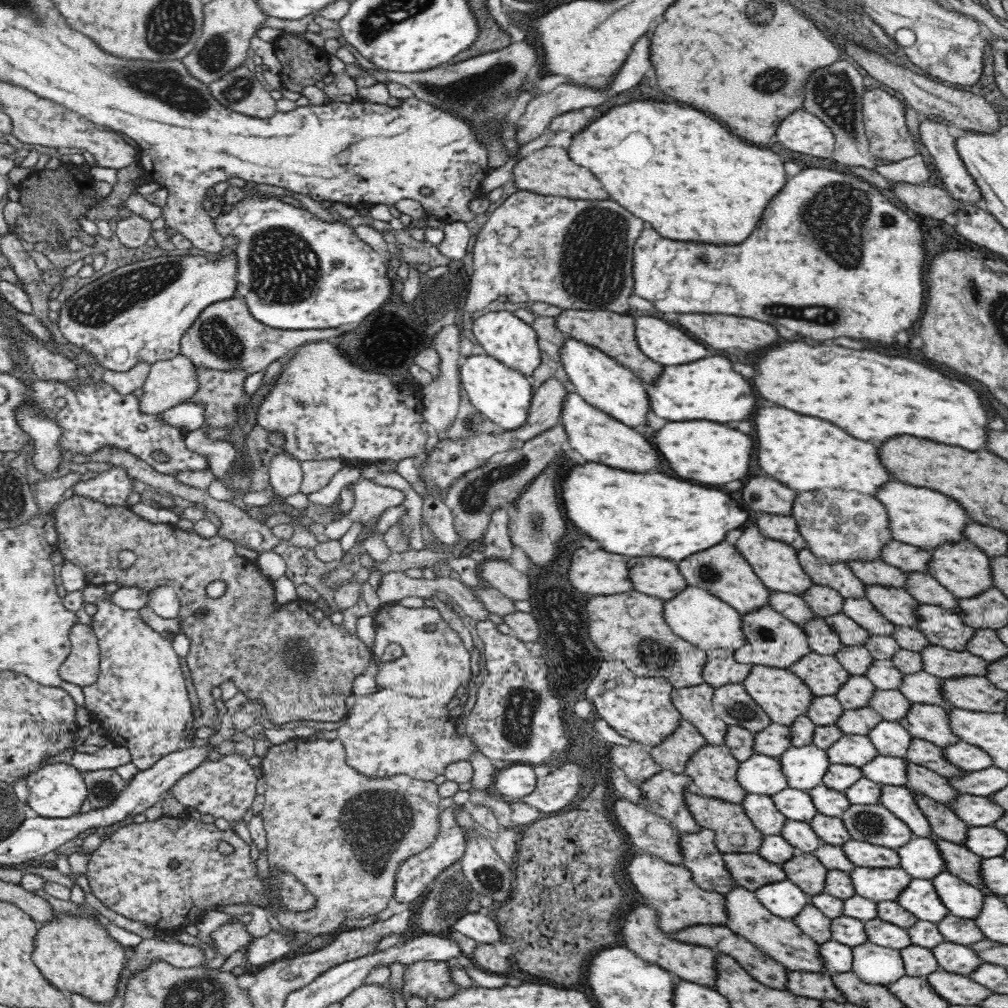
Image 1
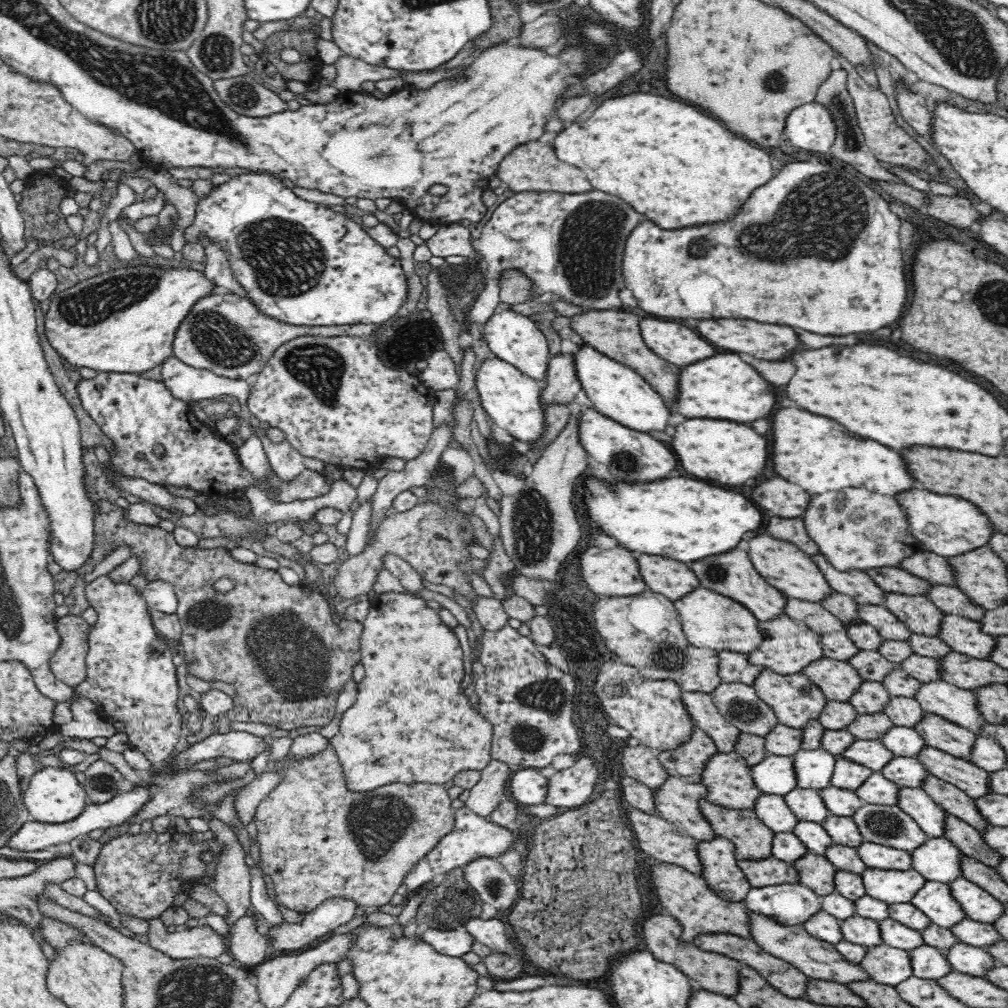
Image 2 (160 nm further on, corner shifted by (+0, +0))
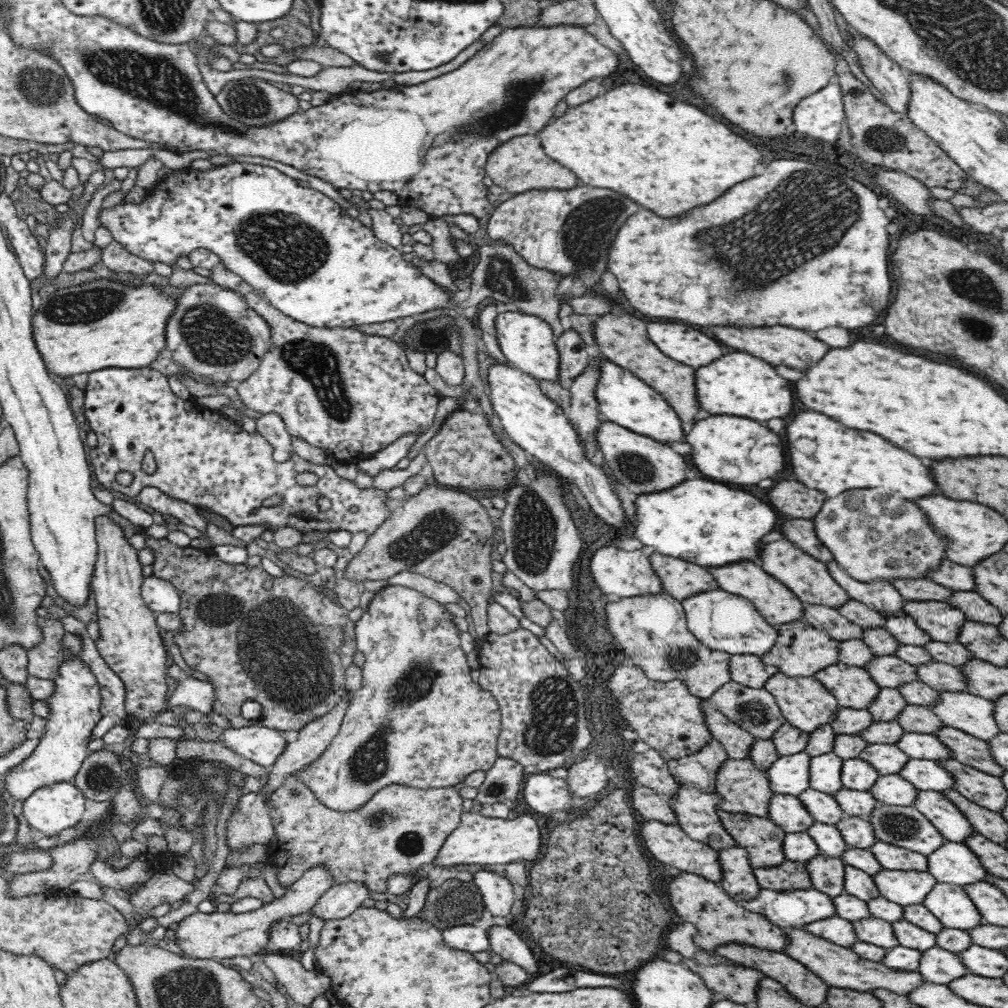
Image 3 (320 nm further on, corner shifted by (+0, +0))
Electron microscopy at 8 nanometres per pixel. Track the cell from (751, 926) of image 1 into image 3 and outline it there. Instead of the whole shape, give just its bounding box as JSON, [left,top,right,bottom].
[785,928,927,996]

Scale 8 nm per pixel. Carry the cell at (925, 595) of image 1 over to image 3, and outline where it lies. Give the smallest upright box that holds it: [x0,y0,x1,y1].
[949,591,1003,626]

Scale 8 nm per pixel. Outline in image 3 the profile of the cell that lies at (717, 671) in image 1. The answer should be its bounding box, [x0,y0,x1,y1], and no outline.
[730,654,779,688]

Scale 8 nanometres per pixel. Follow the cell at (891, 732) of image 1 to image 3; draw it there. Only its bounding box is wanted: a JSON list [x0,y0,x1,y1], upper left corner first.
[897,733,952,762]

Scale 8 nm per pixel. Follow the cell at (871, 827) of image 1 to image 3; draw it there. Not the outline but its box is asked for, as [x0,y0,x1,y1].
[868,804,944,856]

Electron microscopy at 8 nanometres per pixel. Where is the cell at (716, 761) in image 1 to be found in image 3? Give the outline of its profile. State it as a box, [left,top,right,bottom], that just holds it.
[715,758,775,818]

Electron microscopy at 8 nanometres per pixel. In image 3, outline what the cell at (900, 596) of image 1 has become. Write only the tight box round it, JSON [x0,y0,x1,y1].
[904,602,967,642]

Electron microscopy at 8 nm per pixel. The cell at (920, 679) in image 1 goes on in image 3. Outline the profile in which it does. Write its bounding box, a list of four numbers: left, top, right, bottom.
[933,692,1002,742]

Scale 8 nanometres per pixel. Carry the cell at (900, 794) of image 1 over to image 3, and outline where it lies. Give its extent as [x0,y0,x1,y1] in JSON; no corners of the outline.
[913,791,975,843]

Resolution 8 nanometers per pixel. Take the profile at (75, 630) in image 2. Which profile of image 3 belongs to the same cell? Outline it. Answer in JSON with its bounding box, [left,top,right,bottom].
[28,619,65,680]

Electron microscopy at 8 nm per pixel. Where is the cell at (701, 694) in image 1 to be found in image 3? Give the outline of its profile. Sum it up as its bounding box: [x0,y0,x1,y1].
[701,700,756,760]

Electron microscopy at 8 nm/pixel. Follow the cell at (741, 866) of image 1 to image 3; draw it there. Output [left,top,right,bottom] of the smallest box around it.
[753,860,814,892]

